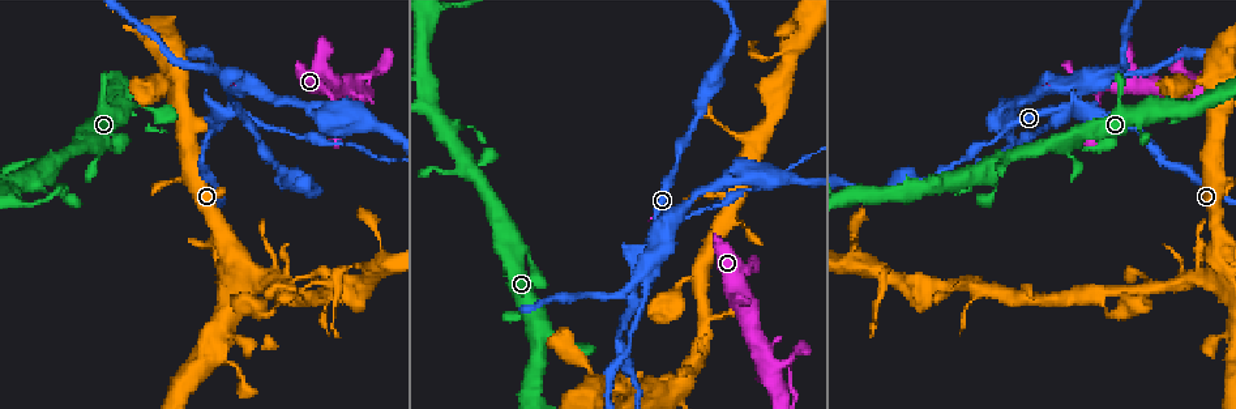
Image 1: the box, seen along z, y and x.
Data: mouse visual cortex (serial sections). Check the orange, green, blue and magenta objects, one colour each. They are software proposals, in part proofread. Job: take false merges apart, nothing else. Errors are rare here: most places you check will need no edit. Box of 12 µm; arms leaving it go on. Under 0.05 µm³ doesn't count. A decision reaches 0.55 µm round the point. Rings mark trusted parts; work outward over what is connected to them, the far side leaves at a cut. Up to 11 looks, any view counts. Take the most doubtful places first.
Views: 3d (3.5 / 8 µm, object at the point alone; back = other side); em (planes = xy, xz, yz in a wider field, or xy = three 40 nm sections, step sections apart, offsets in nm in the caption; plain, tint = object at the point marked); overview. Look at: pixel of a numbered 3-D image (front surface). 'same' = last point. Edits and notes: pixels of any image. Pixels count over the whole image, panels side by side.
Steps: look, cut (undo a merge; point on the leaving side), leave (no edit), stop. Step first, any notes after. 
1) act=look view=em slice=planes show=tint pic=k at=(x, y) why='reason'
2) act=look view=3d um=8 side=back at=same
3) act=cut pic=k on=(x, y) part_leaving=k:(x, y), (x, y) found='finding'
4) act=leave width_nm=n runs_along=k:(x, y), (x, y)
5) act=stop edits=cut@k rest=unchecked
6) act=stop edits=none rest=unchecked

act=look view=3d um=3.5 pic=1 at=(658, 306) why='thick turns thin'

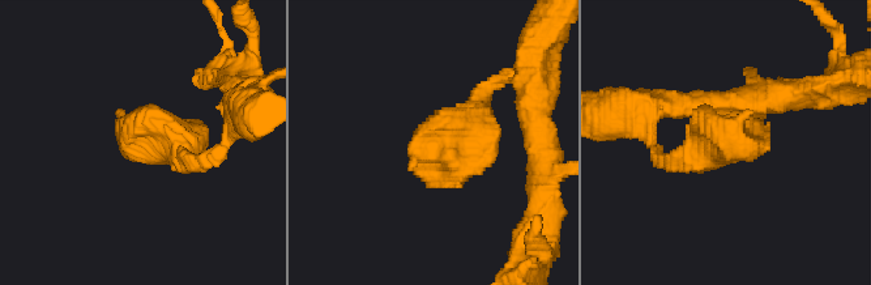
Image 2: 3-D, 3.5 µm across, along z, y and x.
act=look view=em slice=planes show=tint pic=2 at=(137, 140) why='need the tissue'

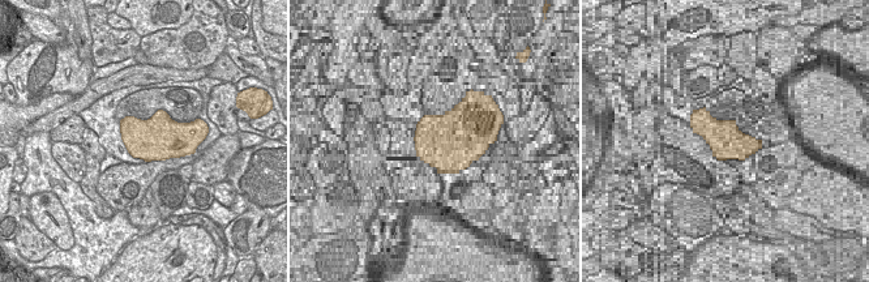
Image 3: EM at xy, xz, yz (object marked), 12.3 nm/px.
act=leave runs_along=2:(483, 96), (472, 130), (408, 169) found='all the same cell'

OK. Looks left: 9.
act=look view=em slice=xy step=5 show=tint pic=1 at=(1130, 82) why='three arms meet'

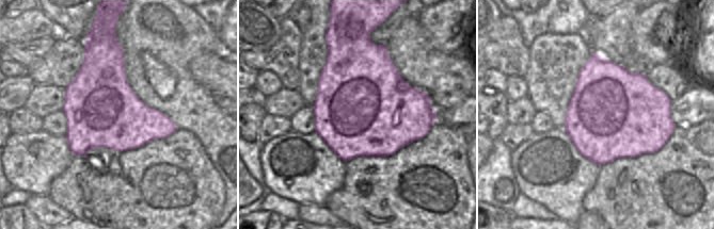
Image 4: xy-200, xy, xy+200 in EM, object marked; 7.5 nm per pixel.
act=look view=3d um=3.5 at=same why='wider look'

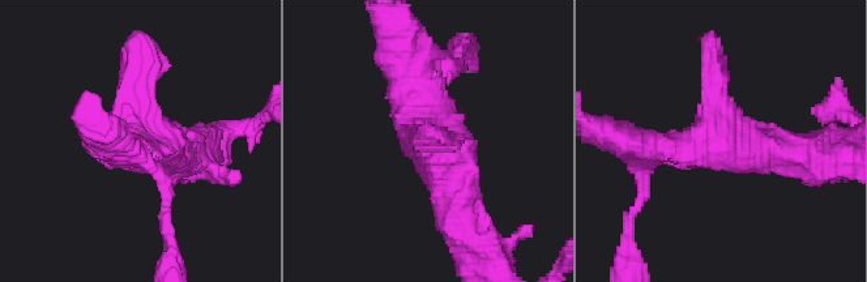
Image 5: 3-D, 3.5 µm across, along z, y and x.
act=leave arm_widths_nm=300,400,500 runs_along=5:(401, 62), (462, 212) found='all the same cell'

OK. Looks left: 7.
act=look view=3d um=3.5 pic=1 at=(770, 368) why='four or more arms meet'

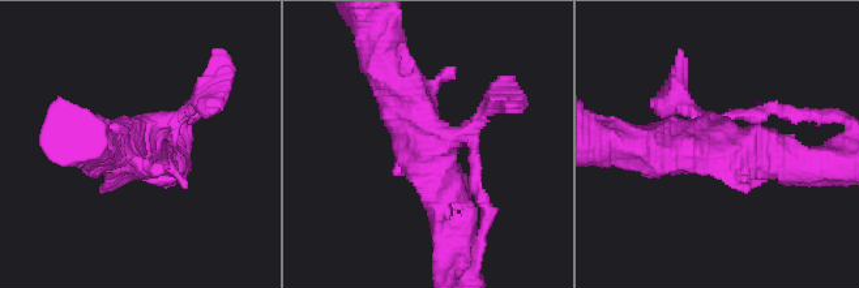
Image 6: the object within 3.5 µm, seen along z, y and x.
act=look view=em slice=xy step=5 show=tint pic=6 at=(714, 138)

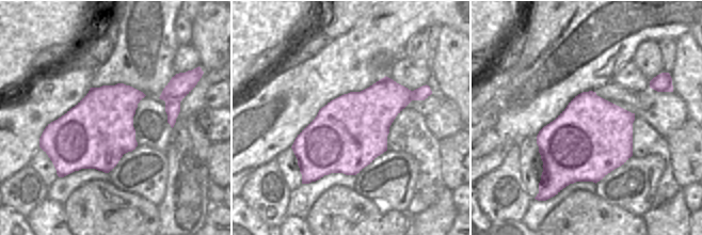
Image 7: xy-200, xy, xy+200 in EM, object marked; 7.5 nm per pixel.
act=leave runs_along=6:(385, 68), (430, 138), (445, 215) found='all the same cell'

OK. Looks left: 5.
act=look view=3d um=3.5 pic=1 at=(312, 192) why='sudden change in width'

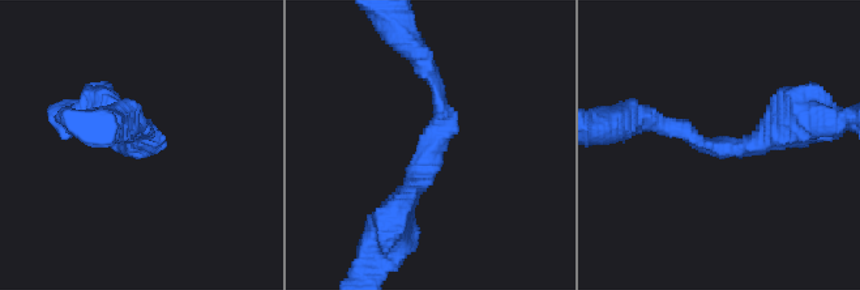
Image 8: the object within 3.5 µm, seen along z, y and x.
act=look view=em slice=xy step=2 show=tint pic=8 at=(425, 161) arm_widths_nm=200,400 why='shape alone is not enough'

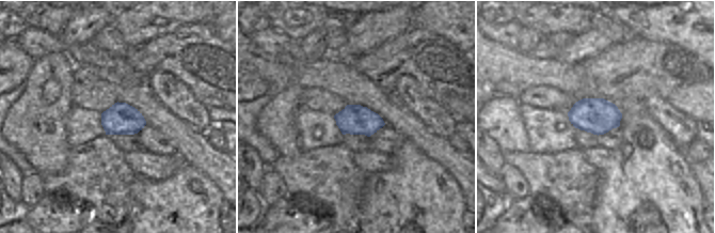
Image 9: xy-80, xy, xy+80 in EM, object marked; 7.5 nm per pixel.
act=leave runs_along=8:(393, 233), (441, 136), (437, 86) found='all the same cell'

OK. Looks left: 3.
act=stop edits=none rest=unchecked

